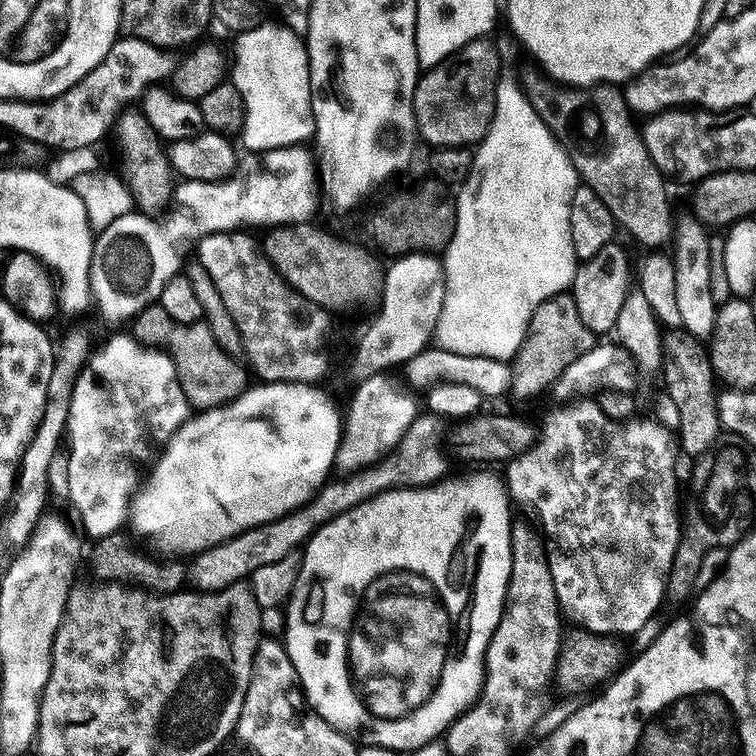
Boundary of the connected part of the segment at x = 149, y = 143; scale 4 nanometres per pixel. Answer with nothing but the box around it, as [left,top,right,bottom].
[114,111,174,218]

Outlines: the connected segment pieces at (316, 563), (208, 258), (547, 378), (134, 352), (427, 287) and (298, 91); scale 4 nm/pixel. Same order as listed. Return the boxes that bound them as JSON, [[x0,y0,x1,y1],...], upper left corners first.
[[286,472,514,754],[198,231,332,384],[510,294,594,400],[66,334,190,538],[352,254,444,382],[230,20,315,151]]

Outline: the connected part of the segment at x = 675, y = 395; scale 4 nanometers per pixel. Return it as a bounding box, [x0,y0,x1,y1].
[662,330,722,458]

